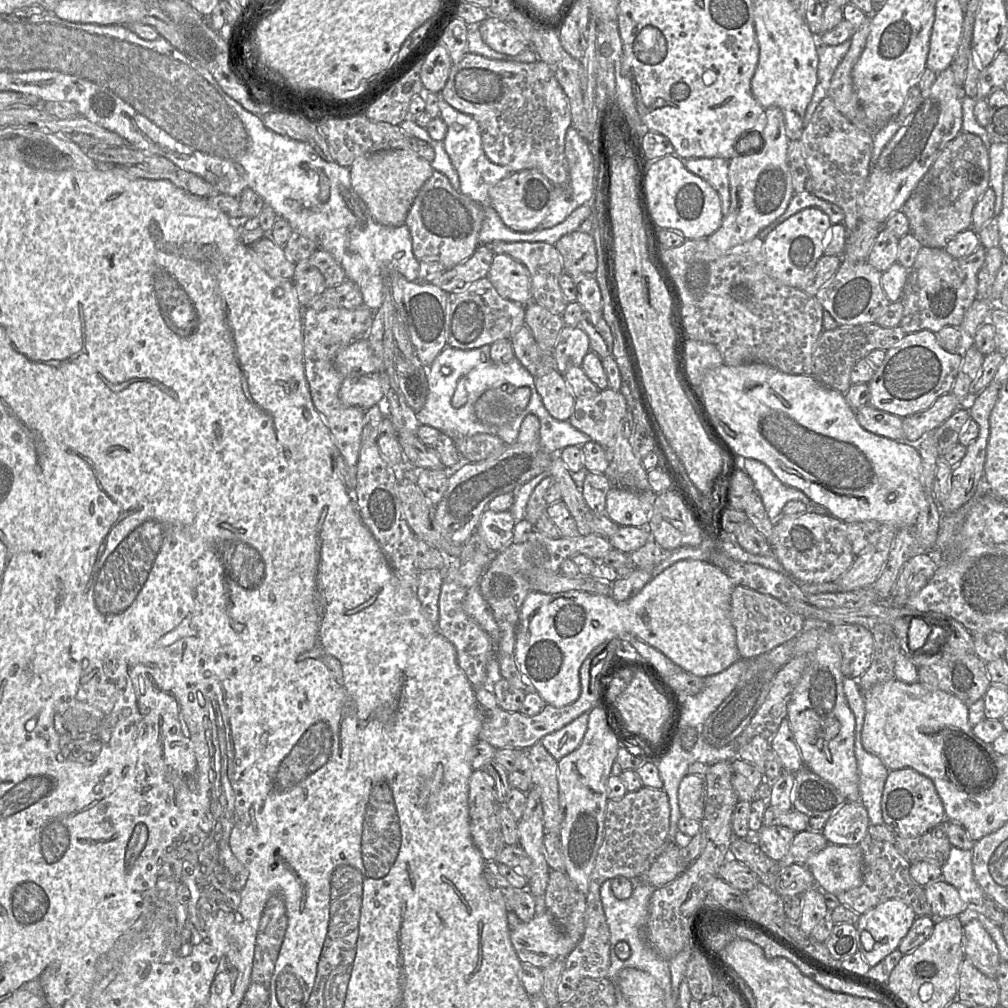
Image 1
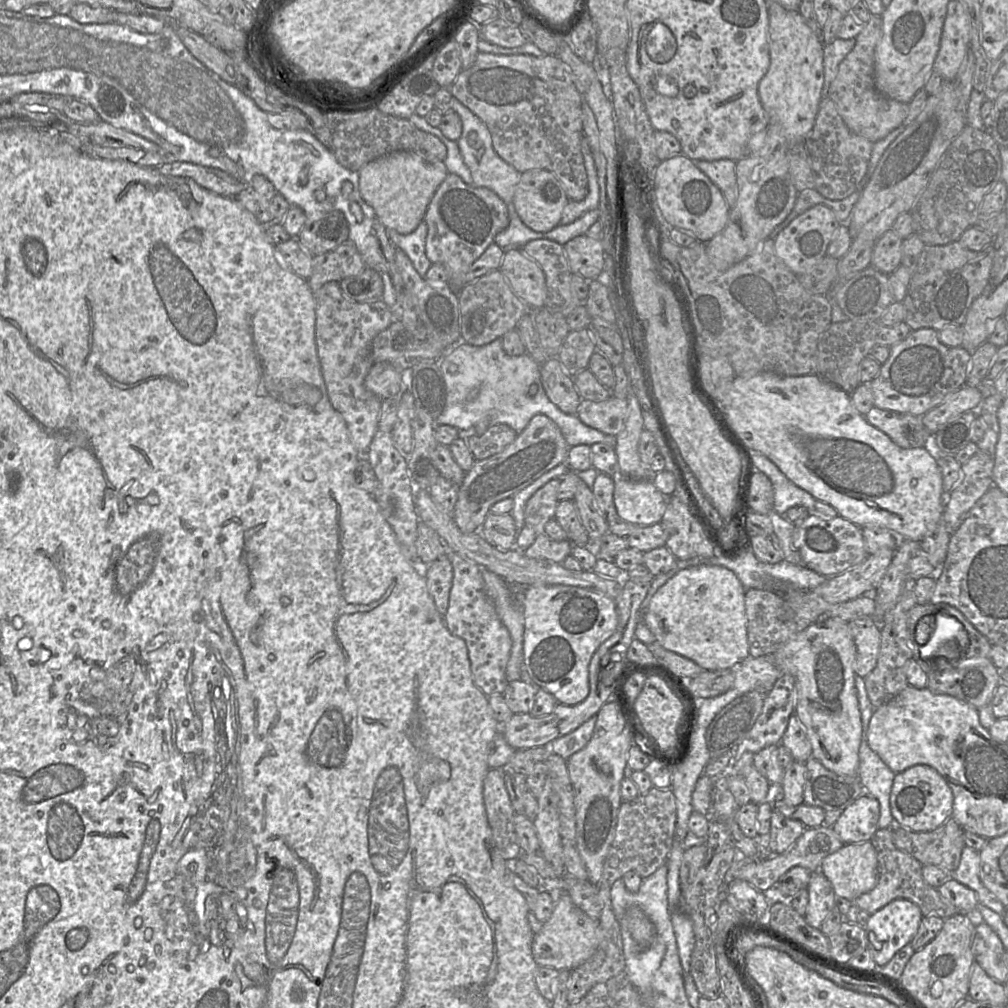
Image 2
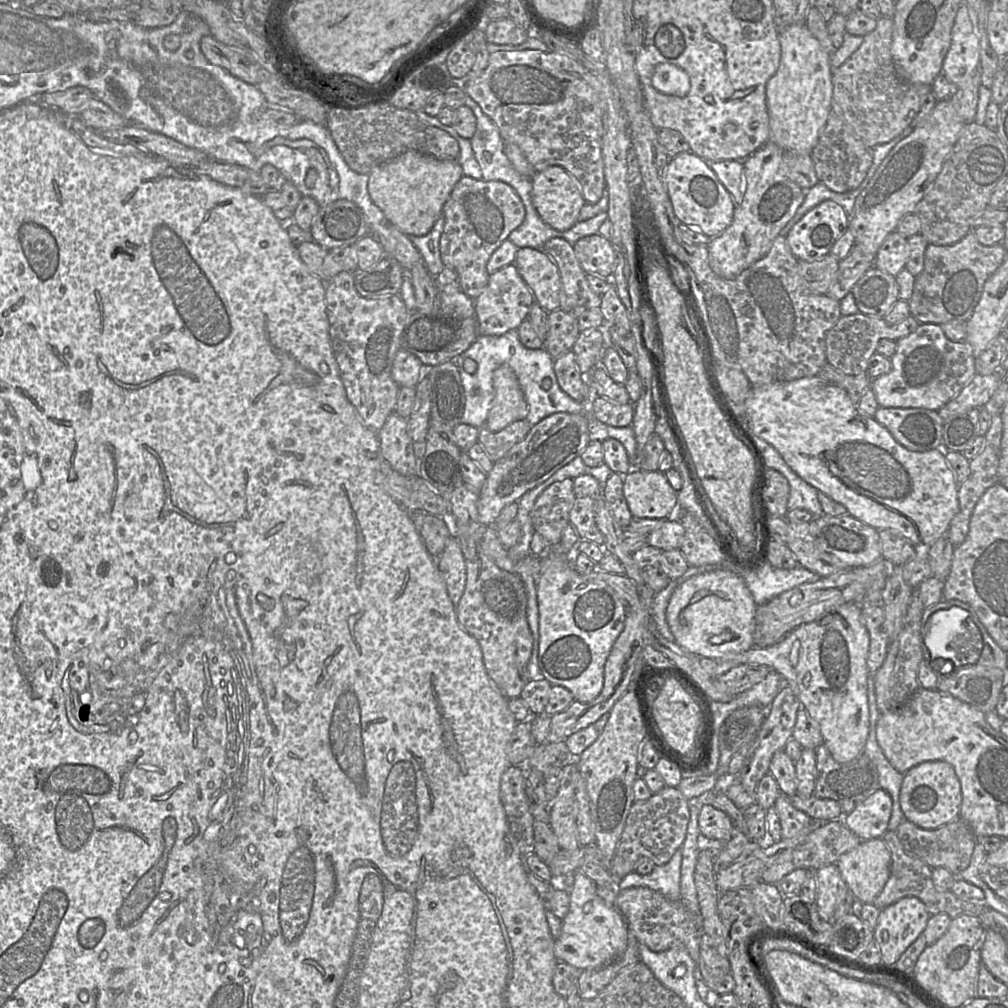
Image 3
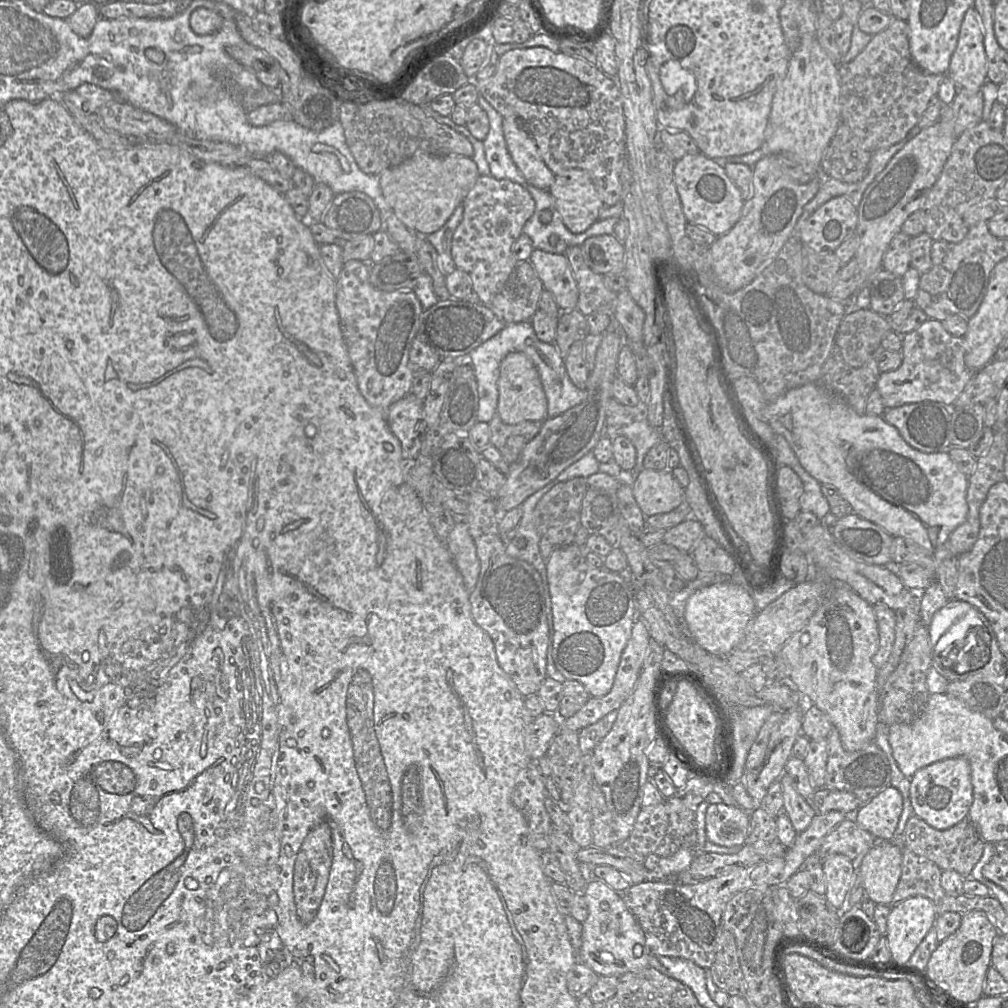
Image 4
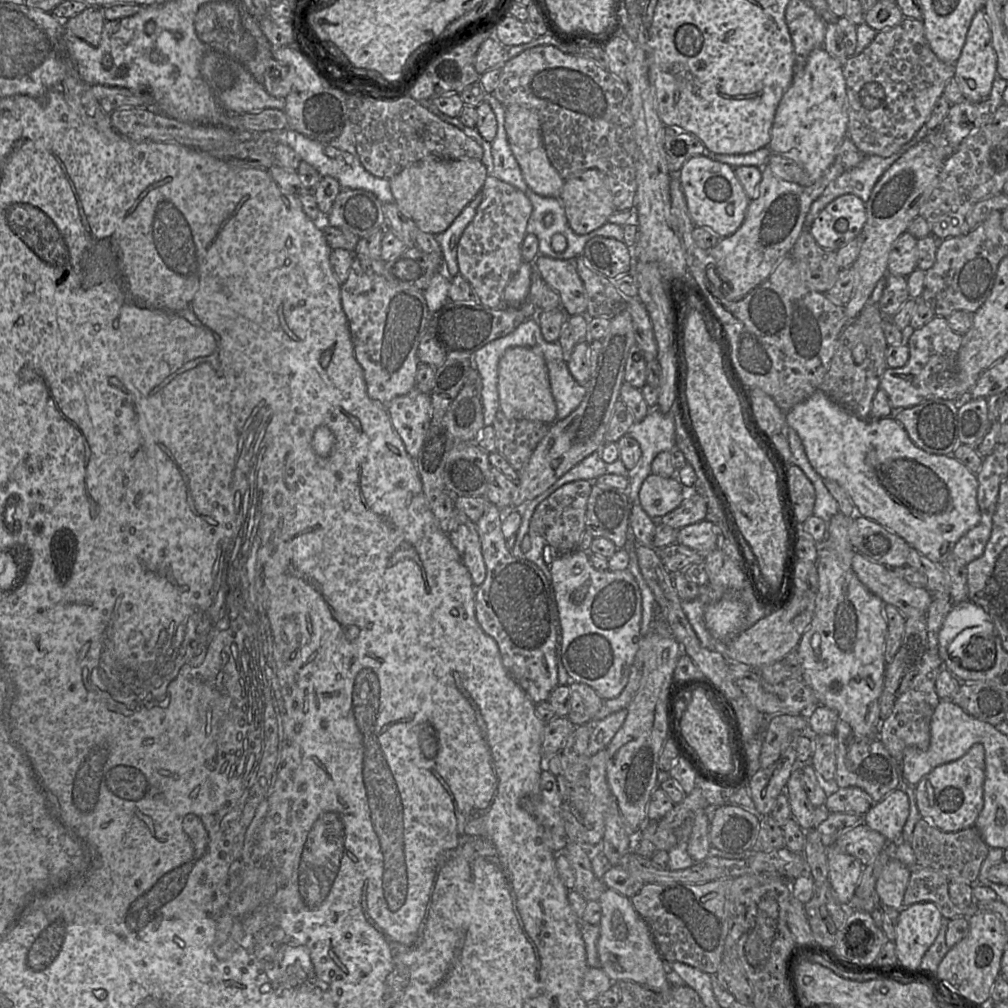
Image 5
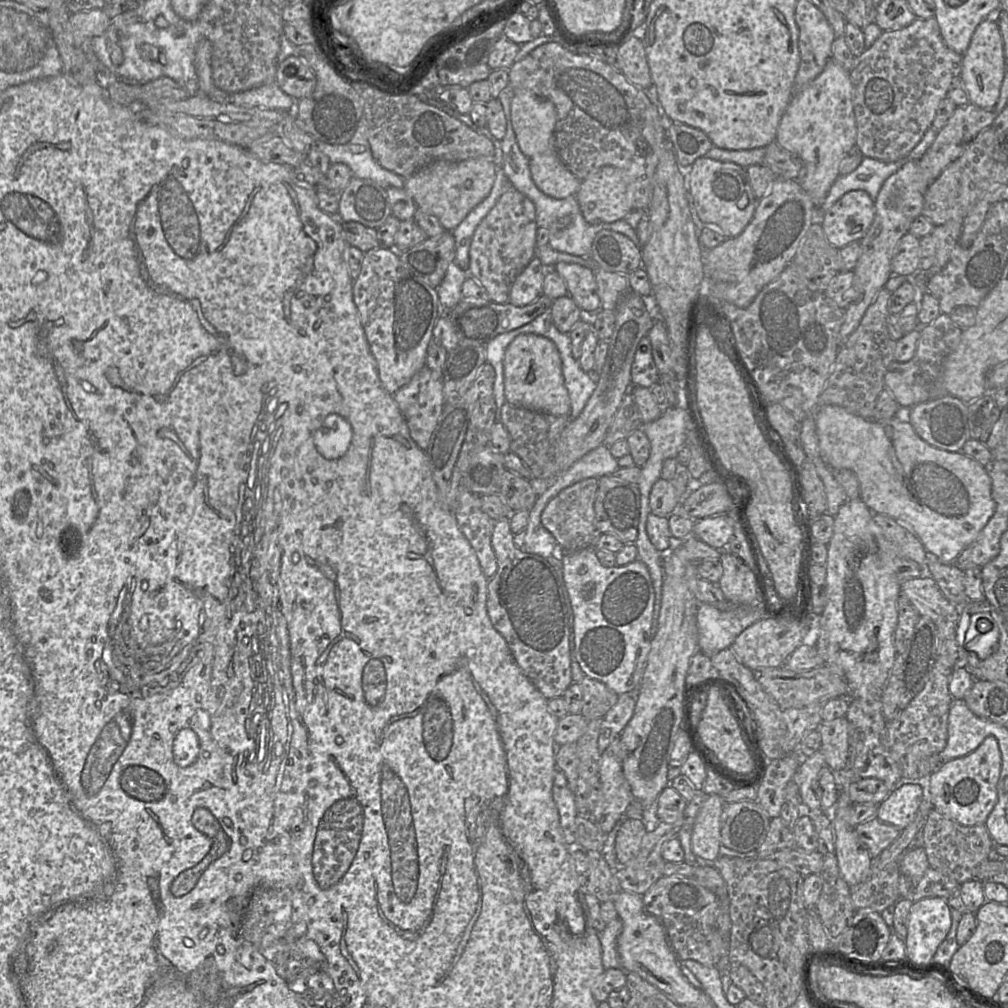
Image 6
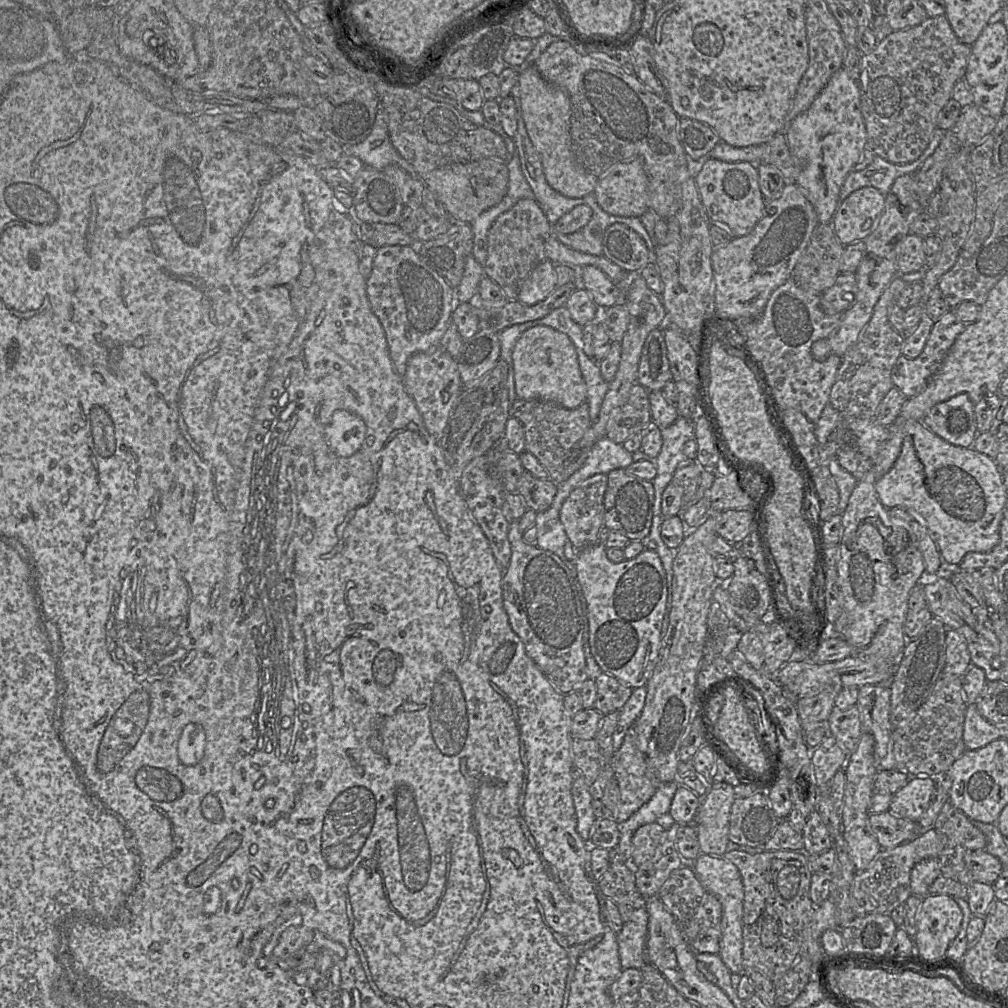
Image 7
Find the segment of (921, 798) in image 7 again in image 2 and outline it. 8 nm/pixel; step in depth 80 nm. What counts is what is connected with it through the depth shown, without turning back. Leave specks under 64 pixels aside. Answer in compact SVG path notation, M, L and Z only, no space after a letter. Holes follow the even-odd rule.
M864 794L840 814L832 828L844 844L866 842L879 829L879 817L878 800Z

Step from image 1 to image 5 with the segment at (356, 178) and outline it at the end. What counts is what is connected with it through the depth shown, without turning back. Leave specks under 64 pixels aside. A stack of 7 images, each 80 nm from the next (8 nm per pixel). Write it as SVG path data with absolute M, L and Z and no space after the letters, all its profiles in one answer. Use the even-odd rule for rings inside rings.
M426 157L404 168L391 177L389 182L394 202L398 208L411 218L420 230L437 235L444 232L462 210L481 192L488 176L486 166L478 159L445 160Z

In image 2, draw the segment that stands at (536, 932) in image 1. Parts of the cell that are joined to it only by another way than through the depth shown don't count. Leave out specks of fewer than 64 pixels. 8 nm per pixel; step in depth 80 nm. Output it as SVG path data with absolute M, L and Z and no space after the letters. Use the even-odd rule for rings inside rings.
M560 893L551 916L534 935L532 954L538 966L570 971L586 962L594 954L602 940L603 930L598 918L592 918L585 914L573 903L568 893Z

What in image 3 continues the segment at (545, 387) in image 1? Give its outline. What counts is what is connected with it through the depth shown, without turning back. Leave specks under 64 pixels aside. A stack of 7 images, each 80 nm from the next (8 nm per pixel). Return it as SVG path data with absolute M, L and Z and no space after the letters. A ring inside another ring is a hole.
M572 350L554 360L554 372L559 386L571 398L578 402L587 398L588 385L585 375L580 372Z

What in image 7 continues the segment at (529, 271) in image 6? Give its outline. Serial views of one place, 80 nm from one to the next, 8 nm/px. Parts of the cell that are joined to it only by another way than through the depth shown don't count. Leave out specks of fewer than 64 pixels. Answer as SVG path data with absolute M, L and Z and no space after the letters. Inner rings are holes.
M544 260L522 282L517 301L535 305L548 297L557 288L556 264Z

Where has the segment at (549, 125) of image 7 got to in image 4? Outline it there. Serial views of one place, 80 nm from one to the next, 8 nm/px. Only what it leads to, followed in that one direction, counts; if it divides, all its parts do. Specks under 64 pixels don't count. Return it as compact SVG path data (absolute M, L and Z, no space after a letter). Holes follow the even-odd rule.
M505 118L503 130L508 151L525 180L538 189L548 190L556 175L544 162L535 140L518 125L515 118Z

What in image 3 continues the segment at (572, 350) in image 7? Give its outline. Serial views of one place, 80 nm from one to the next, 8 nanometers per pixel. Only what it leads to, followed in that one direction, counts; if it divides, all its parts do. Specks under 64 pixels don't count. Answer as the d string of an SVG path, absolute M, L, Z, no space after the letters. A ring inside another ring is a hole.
M501 365L493 372L495 397L485 427L497 432L509 424L525 420L529 407L515 372L508 365Z

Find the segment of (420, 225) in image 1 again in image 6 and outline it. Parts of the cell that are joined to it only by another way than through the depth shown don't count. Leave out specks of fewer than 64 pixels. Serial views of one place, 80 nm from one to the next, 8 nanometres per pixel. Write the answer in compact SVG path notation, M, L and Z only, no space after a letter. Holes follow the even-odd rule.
M509 186L477 226L469 247L468 278L476 280L487 290L490 301L499 304L508 302L514 280L536 257L537 231L534 203Z

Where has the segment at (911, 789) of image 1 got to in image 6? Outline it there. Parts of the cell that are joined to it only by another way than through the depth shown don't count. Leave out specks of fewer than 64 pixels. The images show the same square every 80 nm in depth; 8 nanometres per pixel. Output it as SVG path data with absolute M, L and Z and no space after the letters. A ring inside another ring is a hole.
M987 737L972 753L942 765L923 782L933 811L963 826L984 825L998 800L1001 768L1001 752L994 737Z

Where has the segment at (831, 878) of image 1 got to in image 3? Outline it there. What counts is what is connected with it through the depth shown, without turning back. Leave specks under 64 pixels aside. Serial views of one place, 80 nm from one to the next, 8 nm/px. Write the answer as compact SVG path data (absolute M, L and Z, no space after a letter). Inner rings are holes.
M881 838L861 842L835 862L856 900L872 904L884 888L891 865L890 852Z

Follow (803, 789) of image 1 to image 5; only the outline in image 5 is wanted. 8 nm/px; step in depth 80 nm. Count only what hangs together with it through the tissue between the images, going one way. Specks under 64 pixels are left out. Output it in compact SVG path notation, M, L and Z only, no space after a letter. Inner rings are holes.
M839 721L834 734L837 739L837 754L833 780L839 787L858 787L869 794L874 803L900 787L901 764L892 758L884 746L878 729L872 735L856 737L848 723Z

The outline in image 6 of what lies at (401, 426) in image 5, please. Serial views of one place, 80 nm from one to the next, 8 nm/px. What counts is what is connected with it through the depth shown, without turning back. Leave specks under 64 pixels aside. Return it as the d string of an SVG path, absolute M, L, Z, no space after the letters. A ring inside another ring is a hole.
M424 366L406 385L392 395L407 422L411 438L424 450L446 406L441 373L434 373Z

